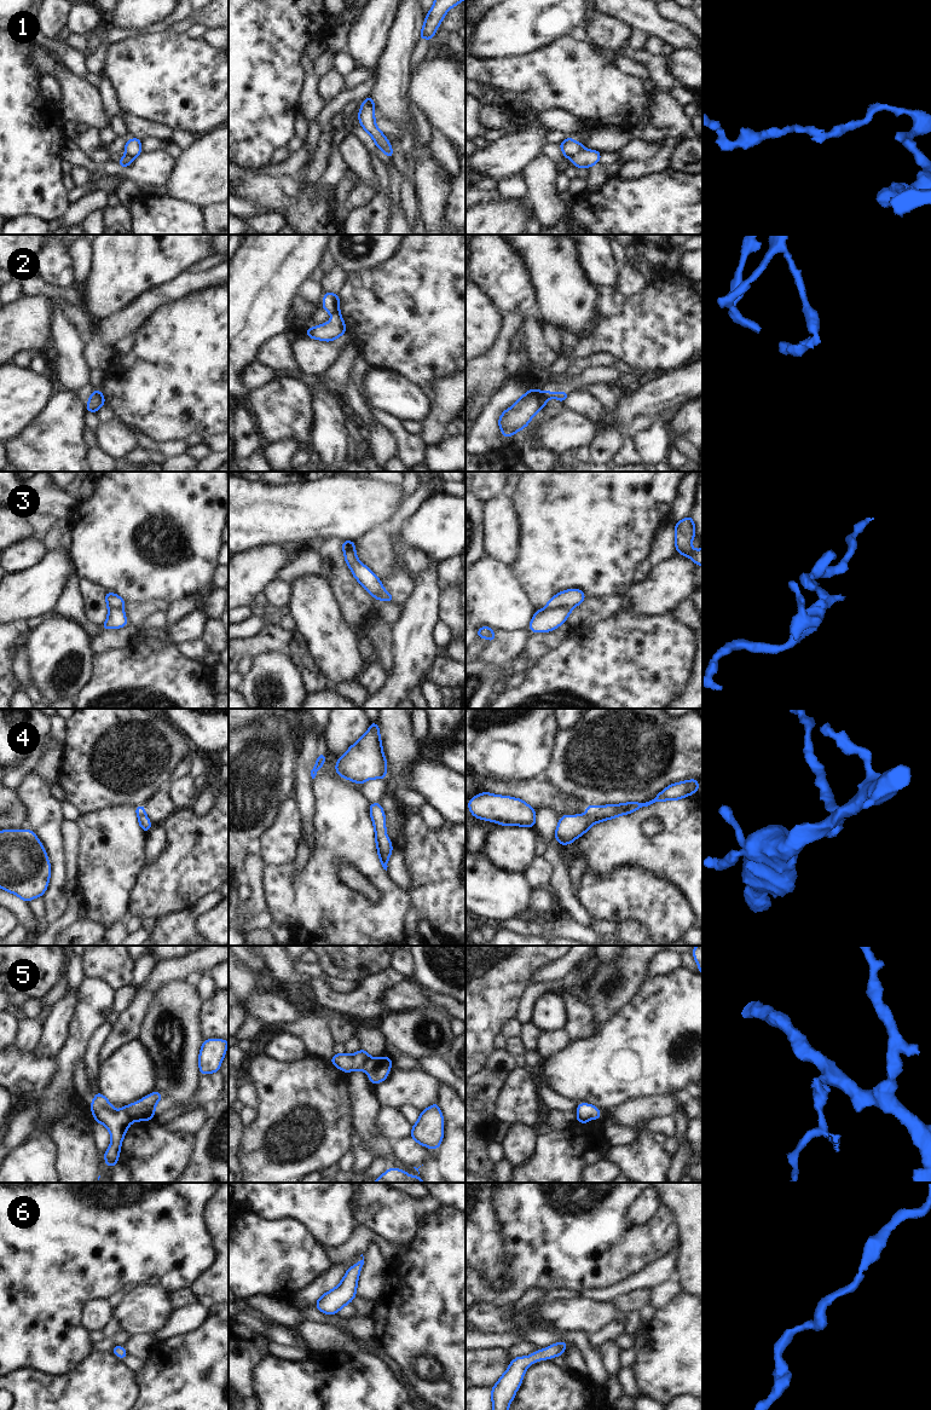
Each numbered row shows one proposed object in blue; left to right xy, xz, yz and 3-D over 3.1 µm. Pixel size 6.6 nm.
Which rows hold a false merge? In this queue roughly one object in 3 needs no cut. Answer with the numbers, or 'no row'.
1, 2, 3, 5

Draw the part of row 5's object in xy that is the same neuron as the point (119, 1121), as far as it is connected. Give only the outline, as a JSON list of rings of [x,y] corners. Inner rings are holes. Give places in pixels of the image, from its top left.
[[[96,1093],[91,1103],[96,1122],[103,1123],[110,1132],[111,1144],[103,1155],[108,1167],[114,1167],[118,1162],[121,1152],[121,1142],[126,1135],[126,1129],[134,1121],[127,1106],[115,1111],[111,1103],[100,1093]]]

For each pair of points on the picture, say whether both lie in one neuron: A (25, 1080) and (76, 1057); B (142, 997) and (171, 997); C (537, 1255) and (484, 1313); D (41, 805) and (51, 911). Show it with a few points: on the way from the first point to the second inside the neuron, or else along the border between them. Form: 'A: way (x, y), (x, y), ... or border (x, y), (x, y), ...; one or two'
A: border (59, 1056), (59, 1073), (45, 1091); two
B: border (178, 980), (166, 982), (157, 990), (144, 1023); two
C: border (478, 1302), (506, 1310); two
D: way (48, 832), (56, 857), (56, 884); one

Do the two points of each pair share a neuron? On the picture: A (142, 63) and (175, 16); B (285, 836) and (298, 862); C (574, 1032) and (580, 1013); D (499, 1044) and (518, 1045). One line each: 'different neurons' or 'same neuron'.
A: different neurons
B: different neurons
C: same neuron
D: same neuron

